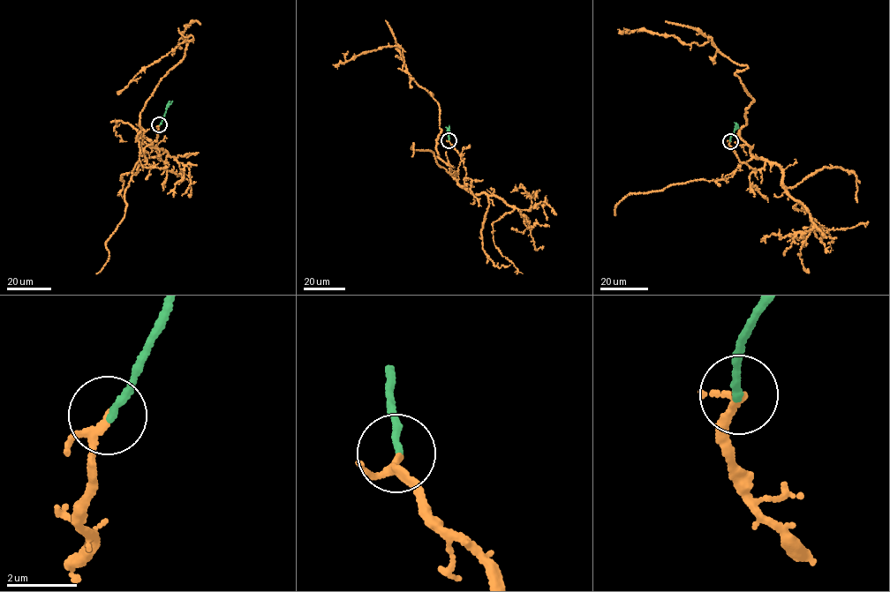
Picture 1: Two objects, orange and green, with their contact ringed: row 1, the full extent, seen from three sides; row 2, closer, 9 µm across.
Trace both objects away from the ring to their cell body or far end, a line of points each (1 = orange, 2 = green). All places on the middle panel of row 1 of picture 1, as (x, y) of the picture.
1: (448, 140), (461, 156), (463, 185), (437, 156), (440, 108), (403, 71), (402, 48), (381, 48), (333, 64)
2: (448, 140), (449, 125)

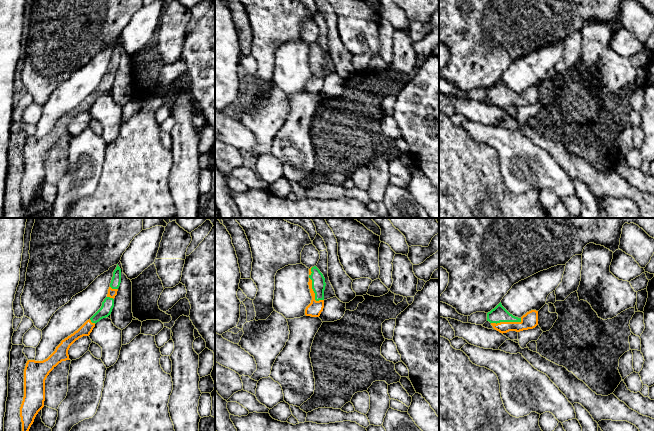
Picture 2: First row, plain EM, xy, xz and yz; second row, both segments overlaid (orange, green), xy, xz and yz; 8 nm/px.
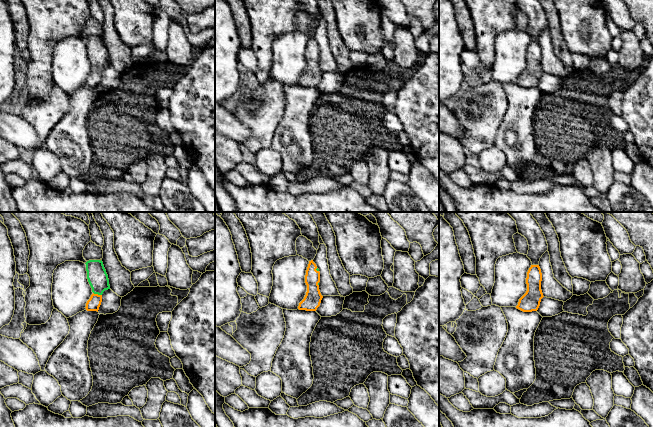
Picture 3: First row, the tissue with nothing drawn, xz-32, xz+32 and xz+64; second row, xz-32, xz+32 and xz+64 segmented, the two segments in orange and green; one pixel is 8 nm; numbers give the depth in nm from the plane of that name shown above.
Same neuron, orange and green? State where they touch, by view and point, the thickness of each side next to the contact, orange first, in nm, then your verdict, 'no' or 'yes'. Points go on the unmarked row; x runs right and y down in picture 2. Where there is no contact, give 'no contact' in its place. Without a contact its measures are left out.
yz (506, 98) | 130/130 nm | yes

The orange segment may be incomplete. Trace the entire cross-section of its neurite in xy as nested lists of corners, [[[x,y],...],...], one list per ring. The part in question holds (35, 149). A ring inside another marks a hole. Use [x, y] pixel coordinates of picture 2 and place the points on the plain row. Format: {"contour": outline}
{"contour": [[[117,40],[101,84],[77,107],[61,117],[55,127],[43,137],[28,136],[24,145],[24,173],[20,183],[24,216],[38,188],[44,183],[45,156],[49,149],[62,137],[70,136],[68,126],[79,114],[89,112],[95,100],[108,93],[114,83],[114,74],[121,59],[121,45]]]}

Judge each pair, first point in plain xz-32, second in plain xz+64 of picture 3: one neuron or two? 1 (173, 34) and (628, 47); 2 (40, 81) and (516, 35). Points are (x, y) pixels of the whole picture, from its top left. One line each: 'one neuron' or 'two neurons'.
1: one neuron
2: two neurons

